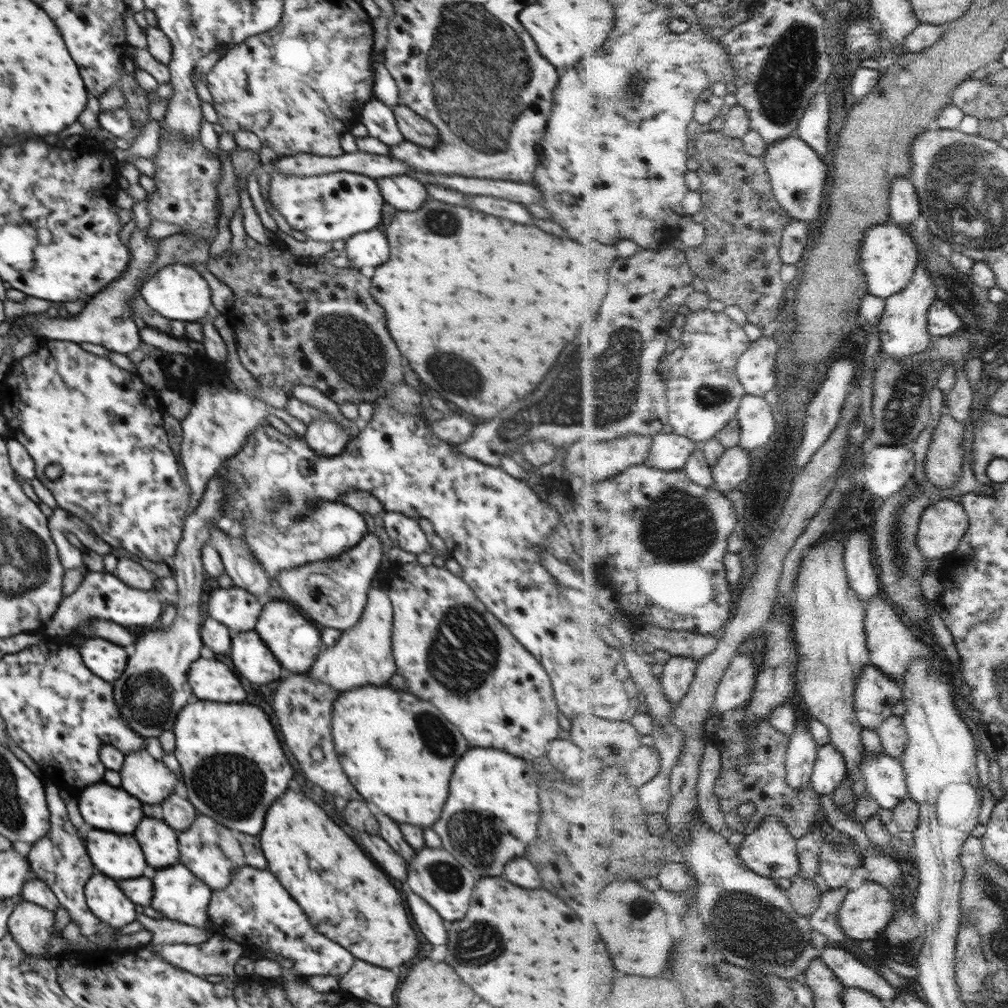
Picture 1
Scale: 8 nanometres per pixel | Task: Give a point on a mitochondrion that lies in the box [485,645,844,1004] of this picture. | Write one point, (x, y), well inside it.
(758, 933)

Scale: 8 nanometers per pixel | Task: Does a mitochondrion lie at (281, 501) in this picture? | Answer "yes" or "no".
yes

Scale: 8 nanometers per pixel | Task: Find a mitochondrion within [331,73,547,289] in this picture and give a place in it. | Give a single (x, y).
(440, 222)

